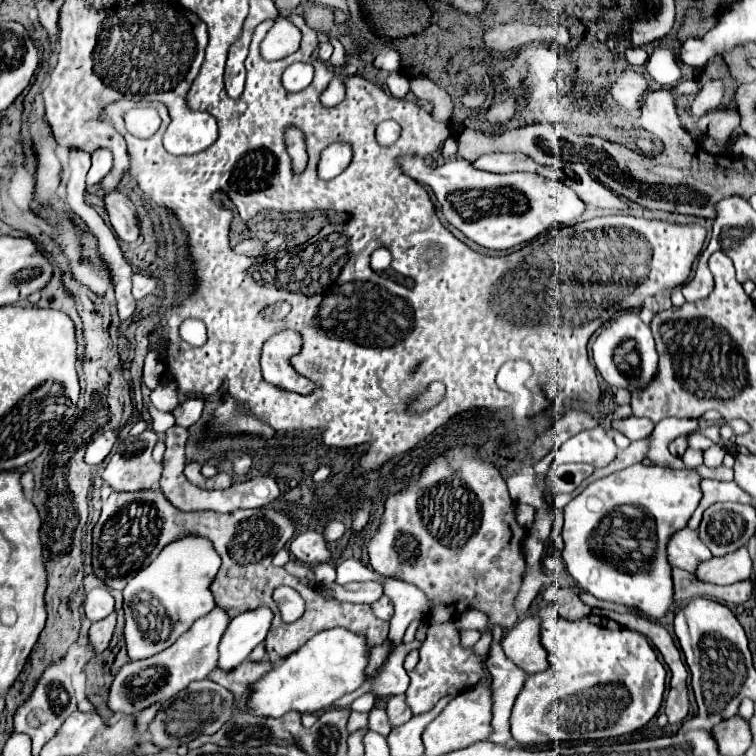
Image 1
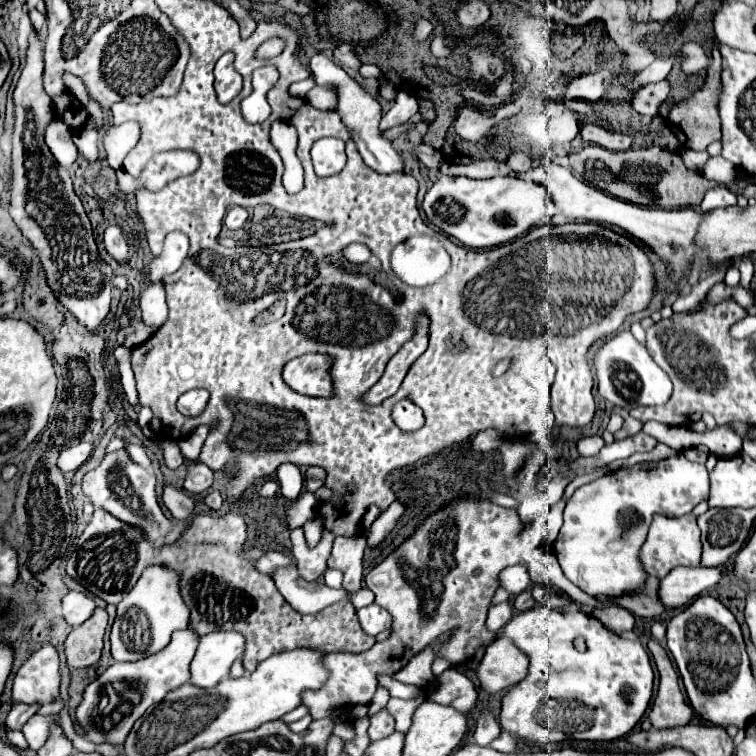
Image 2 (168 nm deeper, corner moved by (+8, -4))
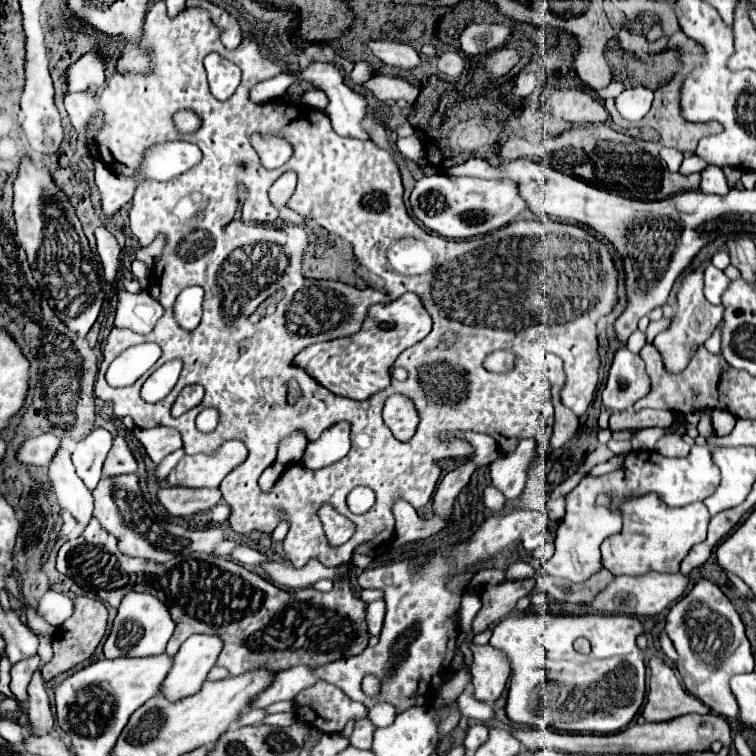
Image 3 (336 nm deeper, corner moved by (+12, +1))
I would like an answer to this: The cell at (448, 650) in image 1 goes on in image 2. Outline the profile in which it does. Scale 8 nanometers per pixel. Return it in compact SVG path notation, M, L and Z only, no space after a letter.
M420 689L420 693L414 697L414 699L390 699L386 709L394 715L396 719L396 731L400 733L406 733L410 723L412 723L412 715L416 711L416 707L422 703L422 701L428 701L428 689Z

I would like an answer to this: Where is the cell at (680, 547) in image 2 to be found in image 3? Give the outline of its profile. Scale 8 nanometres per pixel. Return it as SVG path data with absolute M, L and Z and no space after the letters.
M600 494L600 498L596 498L596 504L612 512L620 512L622 516L620 534L602 542L602 566L608 568L614 576L636 576L652 570L662 574L676 572L688 550L706 538L706 526L710 522L710 514L704 502L668 508L668 504L664 504L664 500L658 494L622 498L618 504L614 504L608 494Z

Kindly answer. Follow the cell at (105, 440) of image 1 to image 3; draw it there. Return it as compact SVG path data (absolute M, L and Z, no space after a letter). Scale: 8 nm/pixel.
M42 434L42 436L34 436L34 438L26 438L18 452L16 452L16 458L22 462L22 464L34 464L34 466L48 466L52 456L56 454L60 446L60 438L56 438L54 434Z

